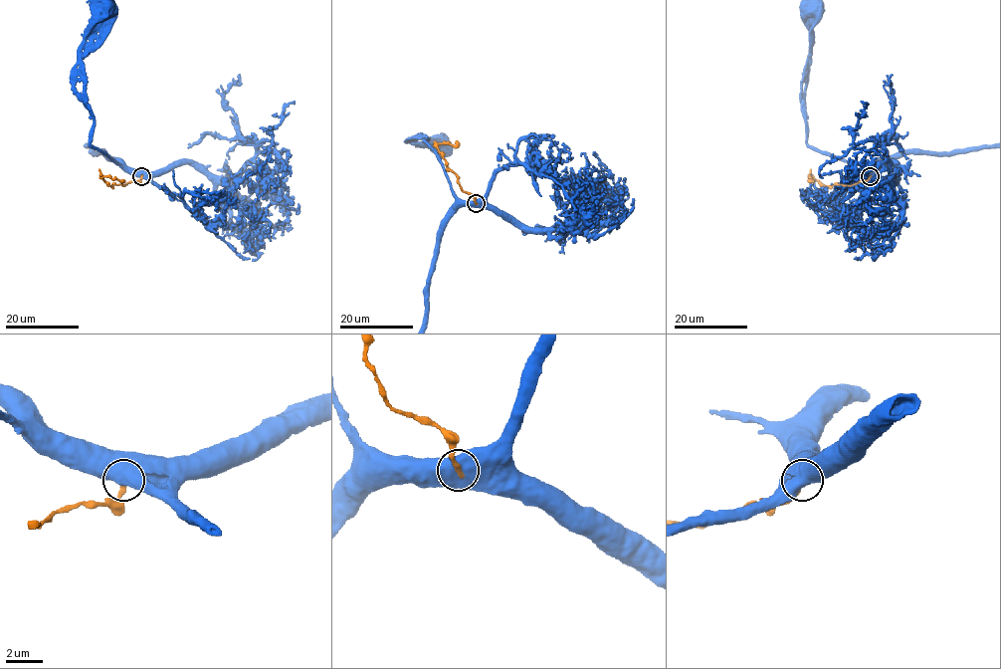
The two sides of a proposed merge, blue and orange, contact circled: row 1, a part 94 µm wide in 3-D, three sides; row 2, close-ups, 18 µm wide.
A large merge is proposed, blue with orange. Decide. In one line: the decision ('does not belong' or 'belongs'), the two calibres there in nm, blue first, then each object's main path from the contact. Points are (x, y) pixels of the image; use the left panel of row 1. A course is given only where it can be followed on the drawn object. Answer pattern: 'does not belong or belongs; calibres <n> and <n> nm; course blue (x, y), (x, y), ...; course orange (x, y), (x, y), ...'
does not belong; calibres 750 and 300 nm; course blue (141, 176), (91, 143), (93, 115), (86, 102), (82, 59), (101, 39), (101, 23), (111, 13), (107, 9); course orange (141, 176), (138, 181), (129, 181), (125, 185), (109, 185), (103, 179), (110, 176), (123, 181)

